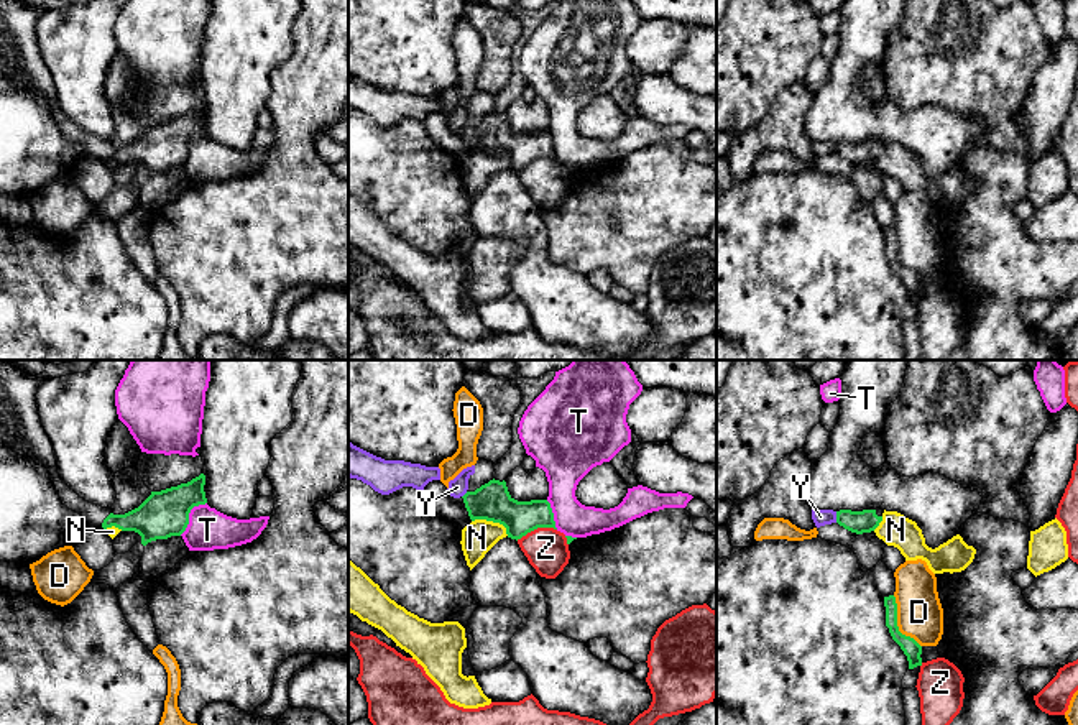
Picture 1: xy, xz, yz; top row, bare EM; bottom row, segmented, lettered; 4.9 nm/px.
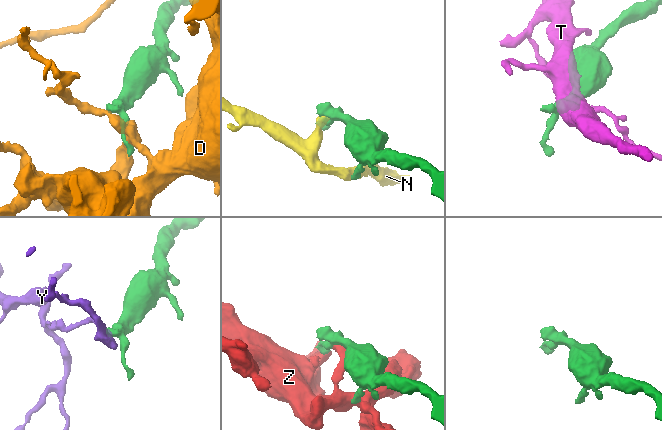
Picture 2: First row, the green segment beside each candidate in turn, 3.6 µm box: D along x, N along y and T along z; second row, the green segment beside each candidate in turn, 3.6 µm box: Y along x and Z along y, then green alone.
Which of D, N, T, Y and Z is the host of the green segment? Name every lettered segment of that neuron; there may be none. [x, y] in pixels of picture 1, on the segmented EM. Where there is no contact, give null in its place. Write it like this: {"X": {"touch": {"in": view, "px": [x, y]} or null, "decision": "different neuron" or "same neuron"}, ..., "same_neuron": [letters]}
{"D": {"touch": {"in": "yz", "px": [896, 623]}, "decision": "different neuron"}, "N": {"touch": {"in": "xz", "px": [492, 520]}, "decision": "different neuron"}, "T": {"touch": {"in": "xy", "px": [188, 515]}, "decision": "different neuron"}, "Y": {"touch": {"in": "yz", "px": [837, 517]}, "decision": "different neuron"}, "Z": {"touch": {"in": "xz", "px": [536, 528]}, "decision": "different neuron"}, "same_neuron": []}

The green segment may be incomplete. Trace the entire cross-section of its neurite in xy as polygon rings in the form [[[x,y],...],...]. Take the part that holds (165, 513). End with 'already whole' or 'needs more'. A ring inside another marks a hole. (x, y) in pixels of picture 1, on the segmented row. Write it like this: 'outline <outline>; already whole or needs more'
outline [[[0,360],[0,444],[20,455],[39,460],[48,469],[62,505],[79,513],[87,524],[135,531],[141,536],[143,546],[156,539],[181,536],[189,524],[191,510],[207,503],[205,475],[151,492],[138,508],[125,515],[113,515],[110,508],[85,501],[58,473],[53,444],[36,408],[39,383],[36,376]]]; needs more

